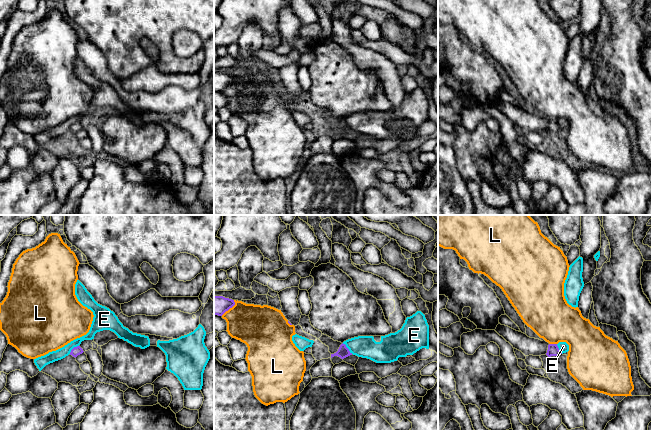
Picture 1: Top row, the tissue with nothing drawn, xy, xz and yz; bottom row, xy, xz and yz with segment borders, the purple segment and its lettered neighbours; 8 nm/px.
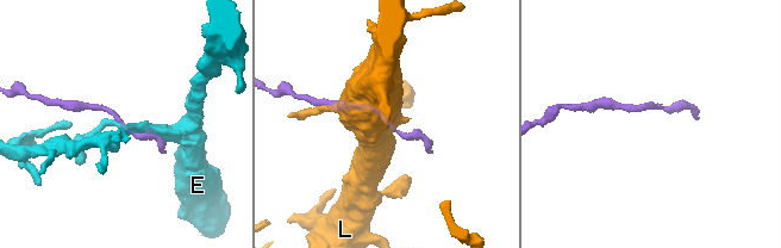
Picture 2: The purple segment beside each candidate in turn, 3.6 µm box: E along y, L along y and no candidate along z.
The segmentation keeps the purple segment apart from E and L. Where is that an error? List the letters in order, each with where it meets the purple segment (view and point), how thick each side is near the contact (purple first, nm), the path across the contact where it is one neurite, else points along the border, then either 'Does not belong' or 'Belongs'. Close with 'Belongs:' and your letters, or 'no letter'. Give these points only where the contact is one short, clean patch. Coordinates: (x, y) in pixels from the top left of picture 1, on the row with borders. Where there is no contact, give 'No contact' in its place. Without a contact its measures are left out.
E: Touches purple at xz (347, 348). Thickness 90 nm (purple) against 180 nm. Does not belong
L: Touches purple at yz (553, 344). Thickness 90 nm (purple) against 360 nm. Does not belong
Belongs: no letter

